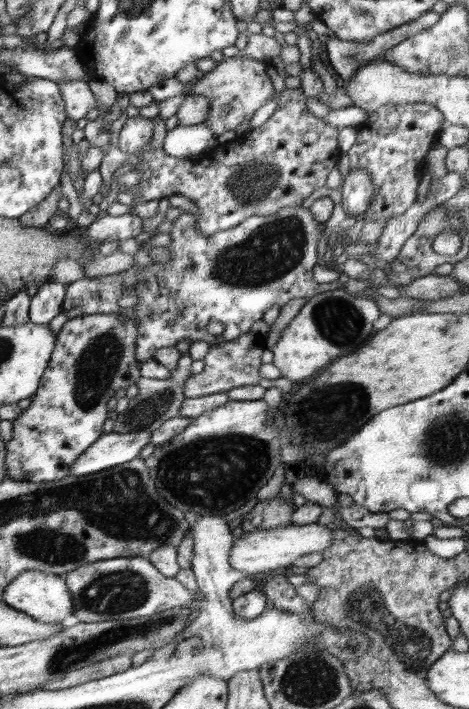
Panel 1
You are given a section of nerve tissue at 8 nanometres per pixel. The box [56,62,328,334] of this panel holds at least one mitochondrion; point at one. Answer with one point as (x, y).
(264, 254)

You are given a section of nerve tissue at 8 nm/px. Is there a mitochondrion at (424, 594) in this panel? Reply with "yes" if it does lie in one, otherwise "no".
no

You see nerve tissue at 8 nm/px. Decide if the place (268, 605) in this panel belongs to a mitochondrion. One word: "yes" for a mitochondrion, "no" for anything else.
no

